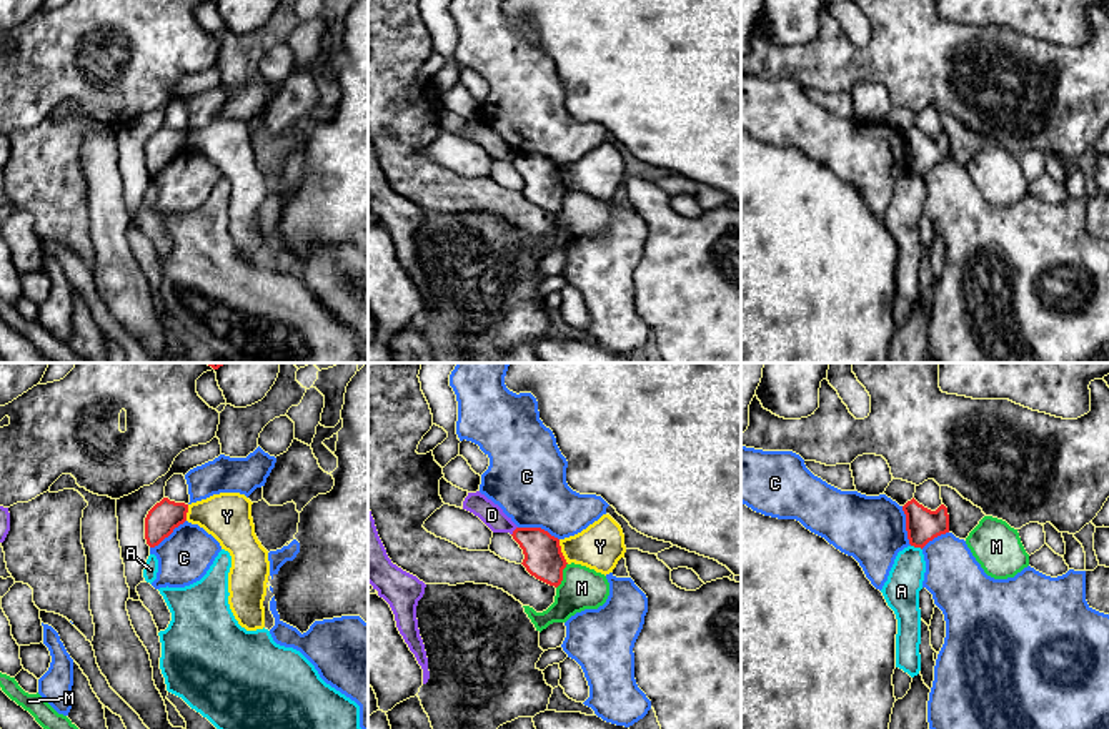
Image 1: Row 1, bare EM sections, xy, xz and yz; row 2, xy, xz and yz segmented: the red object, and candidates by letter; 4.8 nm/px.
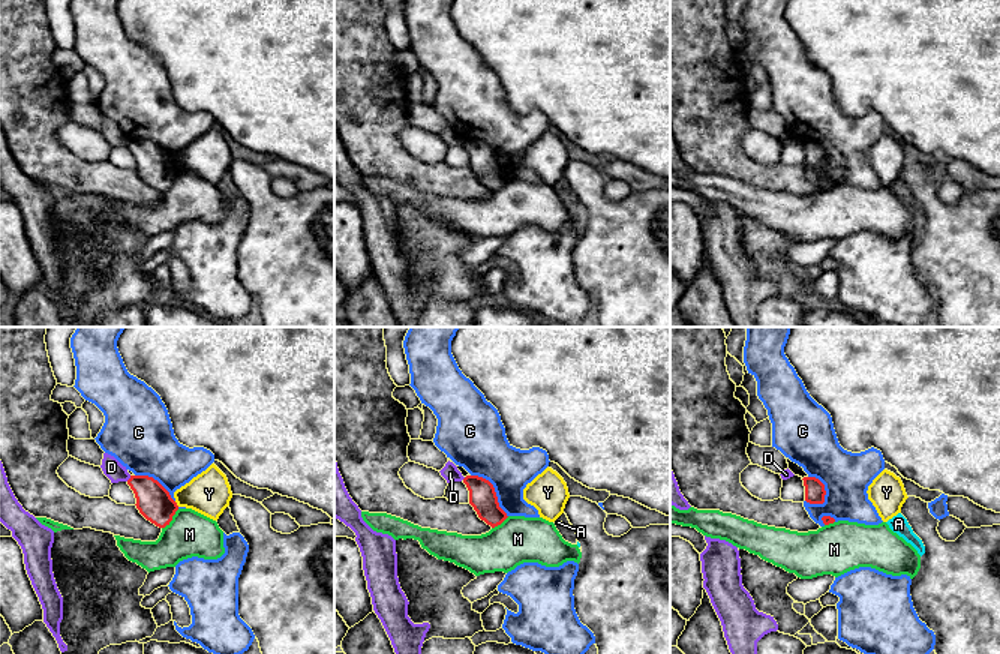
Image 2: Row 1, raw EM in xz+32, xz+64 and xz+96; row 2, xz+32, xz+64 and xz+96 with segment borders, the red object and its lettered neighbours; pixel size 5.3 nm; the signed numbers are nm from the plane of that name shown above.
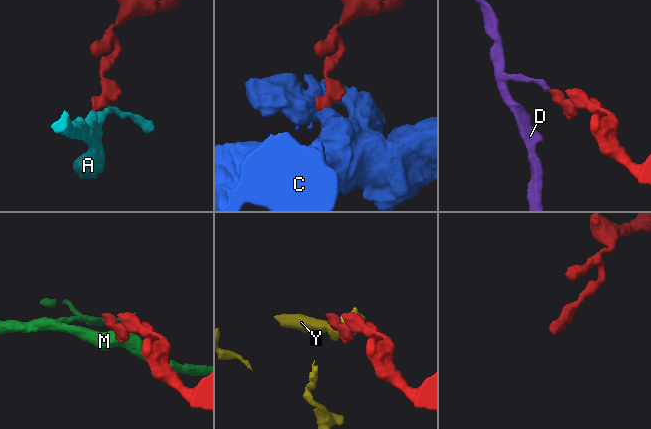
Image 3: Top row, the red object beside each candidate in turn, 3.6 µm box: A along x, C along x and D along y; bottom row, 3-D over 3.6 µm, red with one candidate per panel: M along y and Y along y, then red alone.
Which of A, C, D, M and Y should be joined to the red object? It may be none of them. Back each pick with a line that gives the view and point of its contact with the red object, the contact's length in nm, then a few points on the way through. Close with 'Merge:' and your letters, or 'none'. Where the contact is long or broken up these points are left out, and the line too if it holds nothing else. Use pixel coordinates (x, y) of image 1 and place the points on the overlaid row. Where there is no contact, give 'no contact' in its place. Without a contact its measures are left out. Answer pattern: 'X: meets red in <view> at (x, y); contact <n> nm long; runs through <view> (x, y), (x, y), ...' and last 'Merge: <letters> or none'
Merge: none

